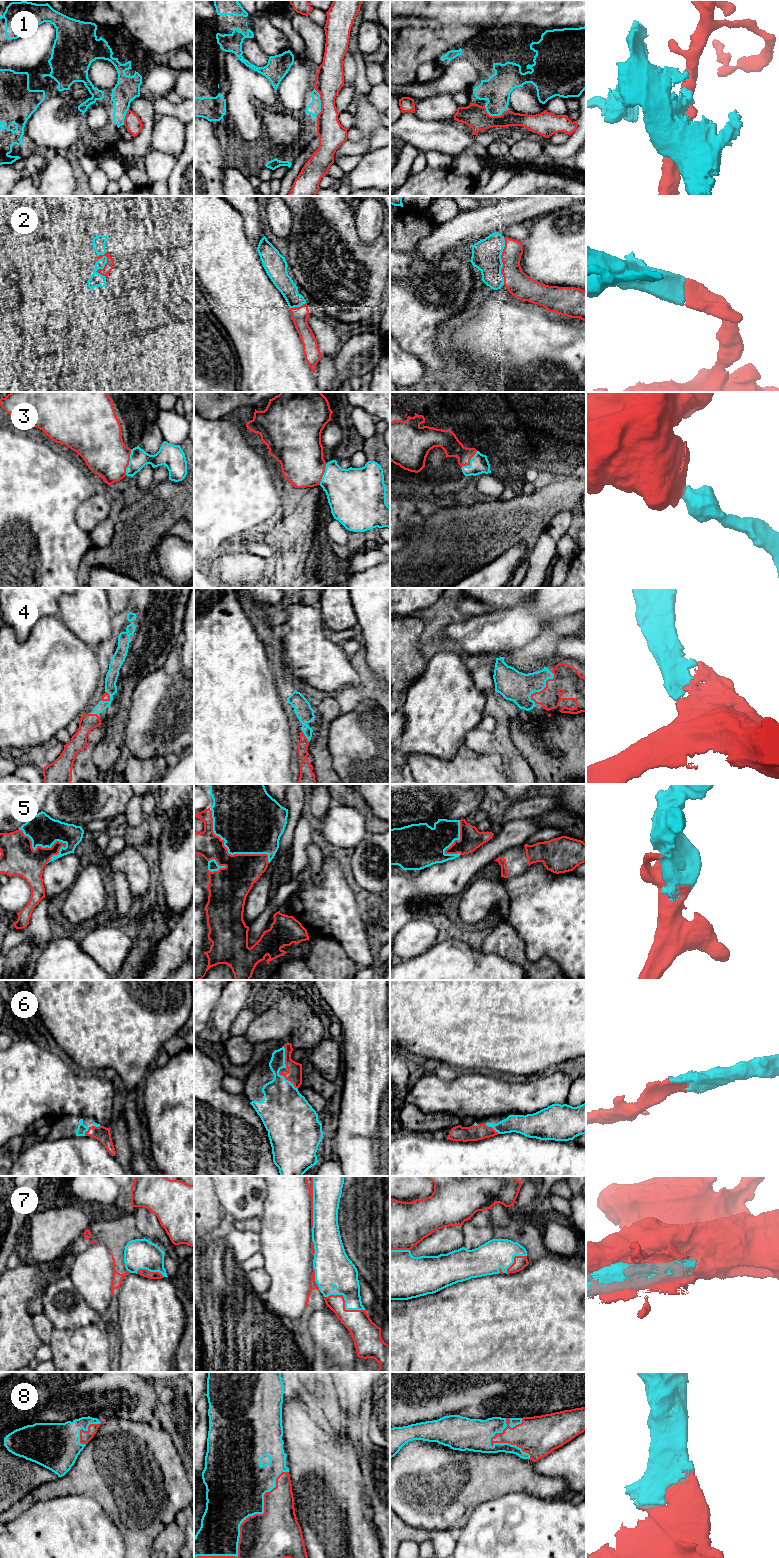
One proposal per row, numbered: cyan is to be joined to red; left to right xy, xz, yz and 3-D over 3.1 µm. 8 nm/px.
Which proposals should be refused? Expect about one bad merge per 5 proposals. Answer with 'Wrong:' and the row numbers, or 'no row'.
Wrong: 1

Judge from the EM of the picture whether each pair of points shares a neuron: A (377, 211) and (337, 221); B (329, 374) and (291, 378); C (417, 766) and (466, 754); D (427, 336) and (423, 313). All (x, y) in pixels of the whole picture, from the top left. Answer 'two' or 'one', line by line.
A: two
B: two
C: one
D: one

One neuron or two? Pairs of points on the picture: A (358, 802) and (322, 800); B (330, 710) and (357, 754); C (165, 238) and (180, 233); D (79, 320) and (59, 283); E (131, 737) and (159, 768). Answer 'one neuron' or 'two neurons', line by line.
A: two neurons
B: two neurons
C: one neuron
D: two neurons
E: two neurons

